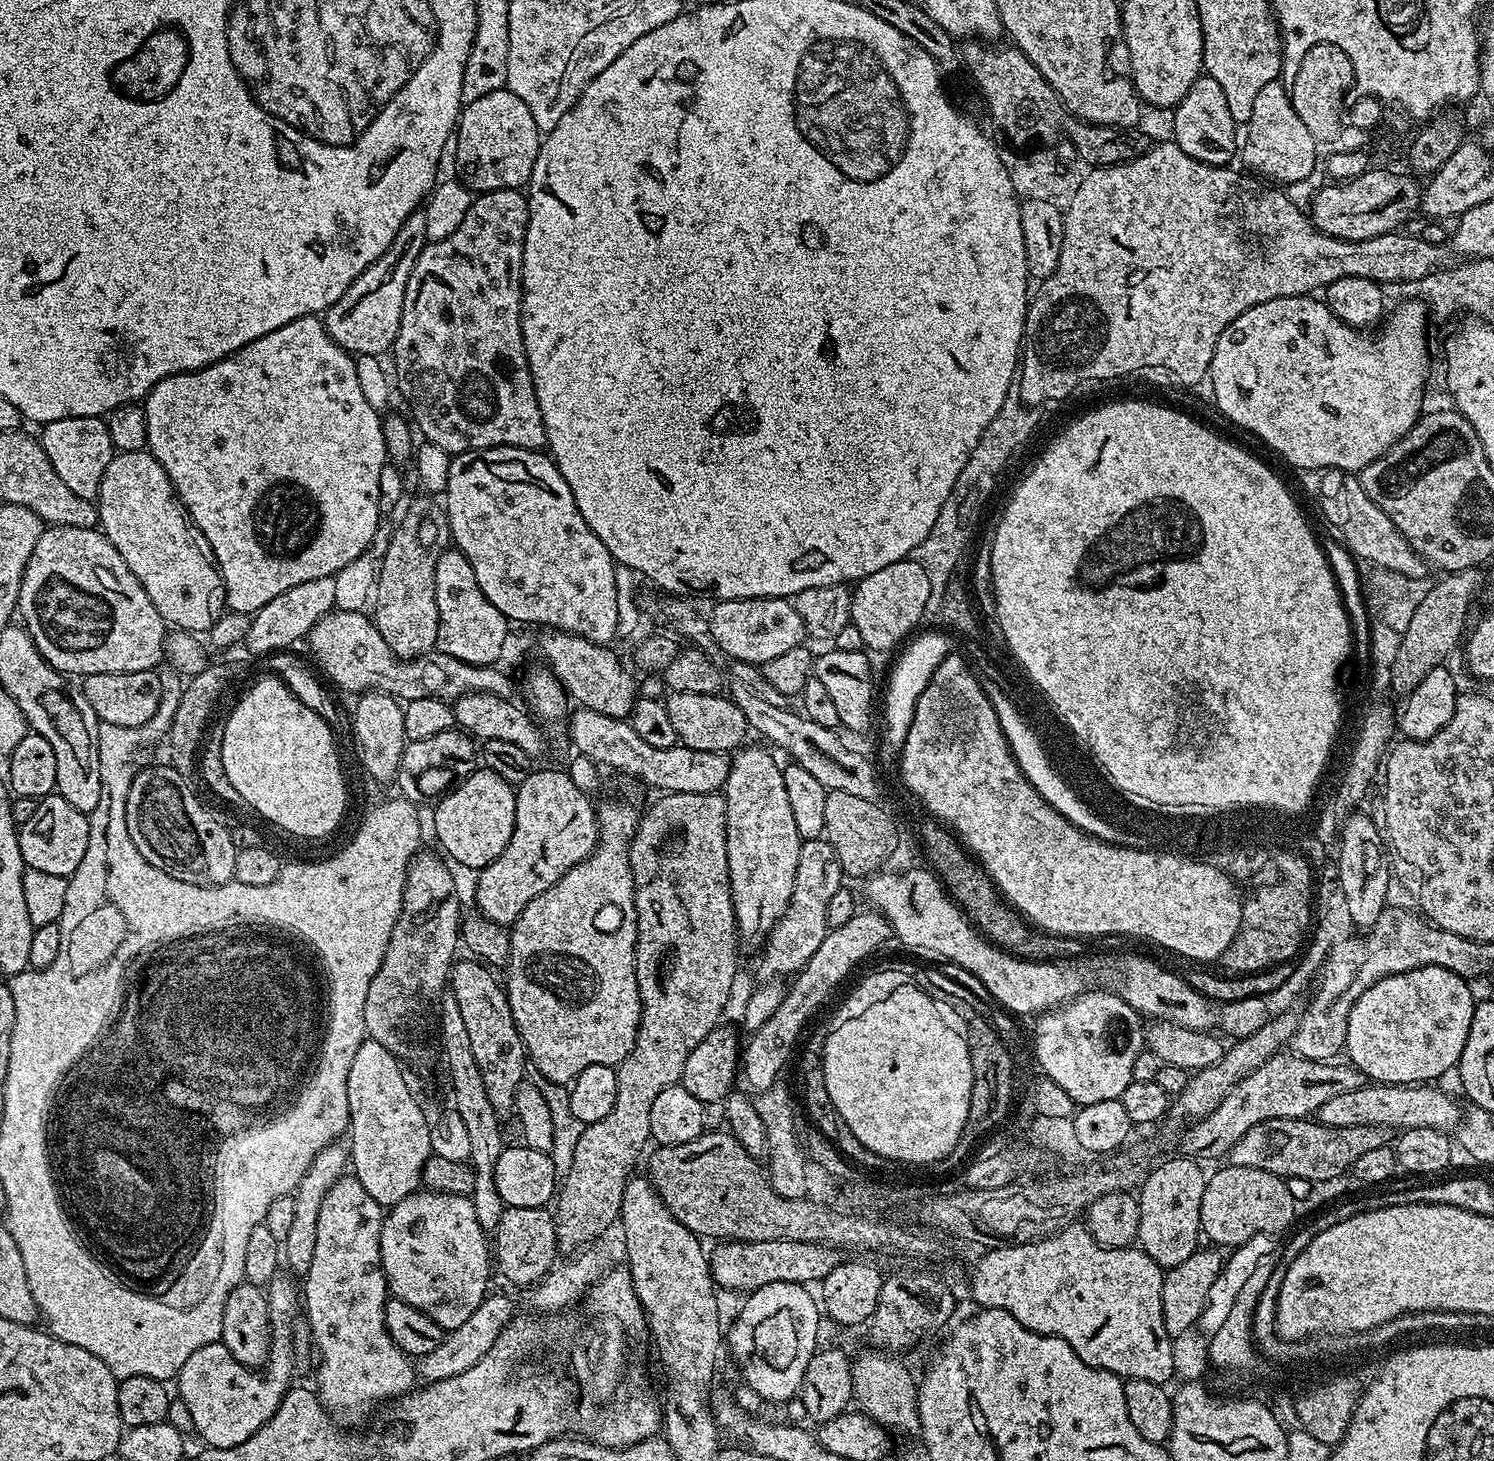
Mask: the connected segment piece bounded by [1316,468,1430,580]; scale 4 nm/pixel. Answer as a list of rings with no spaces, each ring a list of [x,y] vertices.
[[[1330,468],[1321,471],[1319,476],[1316,504],[1320,507],[1329,530],[1332,531],[1329,533],[1353,556],[1372,563],[1372,566],[1405,574],[1415,580],[1425,579],[1429,575],[1427,561],[1413,550],[1408,539],[1400,533],[1398,526],[1394,526],[1394,522],[1390,522],[1390,518],[1386,518],[1384,511],[1370,498],[1370,494],[1366,494],[1366,490],[1360,485],[1359,475]]]

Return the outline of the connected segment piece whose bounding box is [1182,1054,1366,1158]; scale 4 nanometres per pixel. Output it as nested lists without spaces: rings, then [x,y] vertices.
[[[1279,1054],[1262,1063],[1246,1078],[1242,1078],[1218,1102],[1218,1106],[1201,1120],[1188,1125],[1184,1136],[1183,1155],[1193,1158],[1200,1156],[1223,1157],[1229,1149],[1250,1130],[1250,1126],[1258,1126],[1258,1122],[1266,1122],[1270,1118],[1290,1118],[1303,1120],[1311,1117],[1322,1102],[1334,1098],[1337,1094],[1358,1090],[1366,1082],[1360,1071],[1351,1062],[1325,1062],[1307,1060],[1295,1054]]]

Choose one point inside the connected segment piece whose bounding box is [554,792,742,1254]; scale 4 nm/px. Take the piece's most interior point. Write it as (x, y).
(687, 944)

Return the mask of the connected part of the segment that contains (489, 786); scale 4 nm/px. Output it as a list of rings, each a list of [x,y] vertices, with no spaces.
[[[477,770],[461,780],[464,781],[453,792],[435,801],[438,845],[448,851],[449,861],[481,869],[506,850],[506,842],[510,842],[510,834],[514,834],[516,788],[487,770]]]

